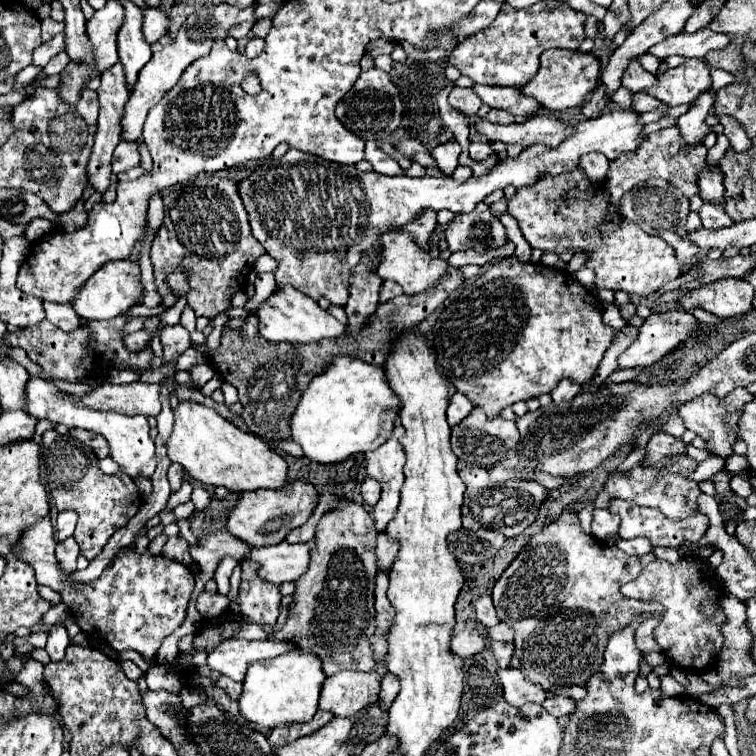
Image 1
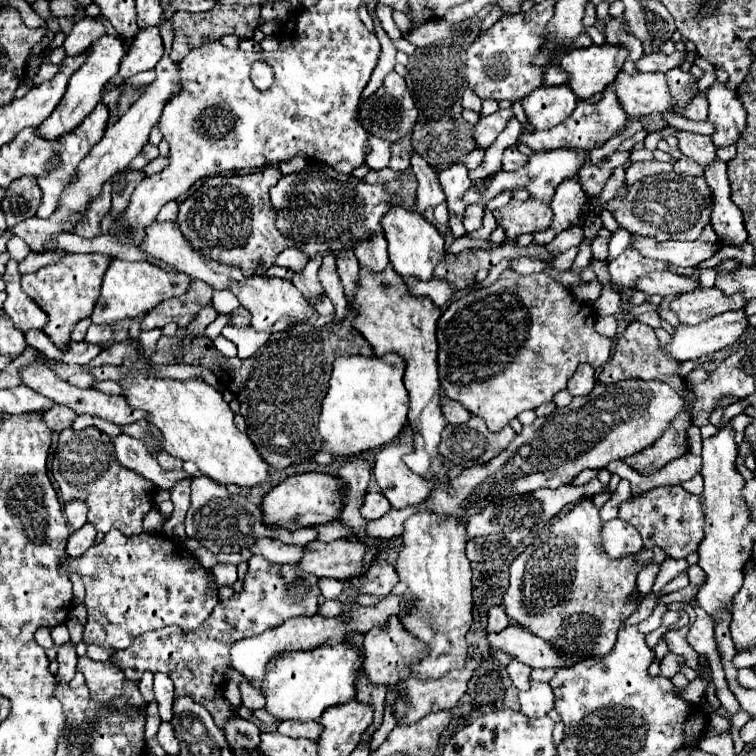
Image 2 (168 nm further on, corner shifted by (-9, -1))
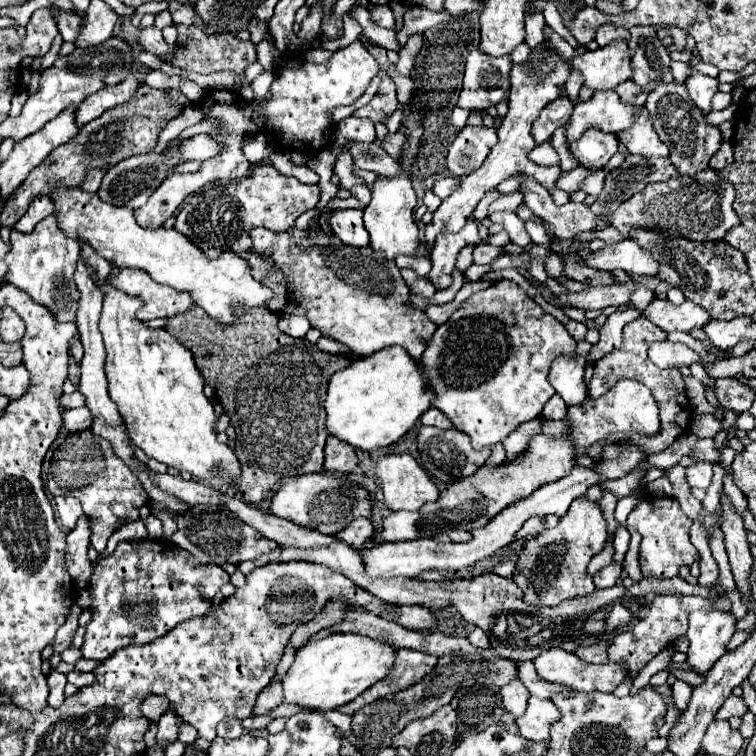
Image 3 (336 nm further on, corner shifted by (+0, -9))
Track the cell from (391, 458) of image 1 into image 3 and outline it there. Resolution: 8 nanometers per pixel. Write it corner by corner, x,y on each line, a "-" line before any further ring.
410,454
382,456
376,464
376,476
382,482
384,504
390,510
418,510
424,502
438,498
434,482
430,480
430,476
420,468
420,464

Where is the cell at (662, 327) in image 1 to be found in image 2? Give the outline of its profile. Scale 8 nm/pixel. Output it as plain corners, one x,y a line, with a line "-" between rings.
743,308
723,312
697,326
681,324
671,336
671,344
663,346
663,350
677,362
685,362
709,356
721,348
731,346
745,334
745,330
747,330
747,314

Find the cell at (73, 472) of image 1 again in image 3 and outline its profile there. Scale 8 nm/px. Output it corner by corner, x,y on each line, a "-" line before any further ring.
90,430
68,434
54,450
46,476
46,488
54,498
74,496
82,502
84,516
90,520
90,542
100,554
106,550
108,538
120,528
120,522
128,524
138,520
138,510
150,500
136,474
122,460
118,460
118,456
114,456
110,442

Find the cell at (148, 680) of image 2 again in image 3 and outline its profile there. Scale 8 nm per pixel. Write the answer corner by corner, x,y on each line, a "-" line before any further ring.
146,696
146,700
142,700
142,714
146,714
152,724
158,722
158,718
166,710
168,710
168,700
164,696

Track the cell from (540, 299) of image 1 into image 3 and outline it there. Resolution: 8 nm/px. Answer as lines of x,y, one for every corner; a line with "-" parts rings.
512,280
494,282
488,290
472,294
460,304
460,308
436,328
428,348
420,358
426,386
434,392
432,406
442,410
456,430
466,432
472,438
476,450
502,442
516,426
534,420
542,414
544,404
554,396
554,388
548,382
550,364
558,356
576,356
578,342
568,334
562,322
544,312
542,306
530,298

